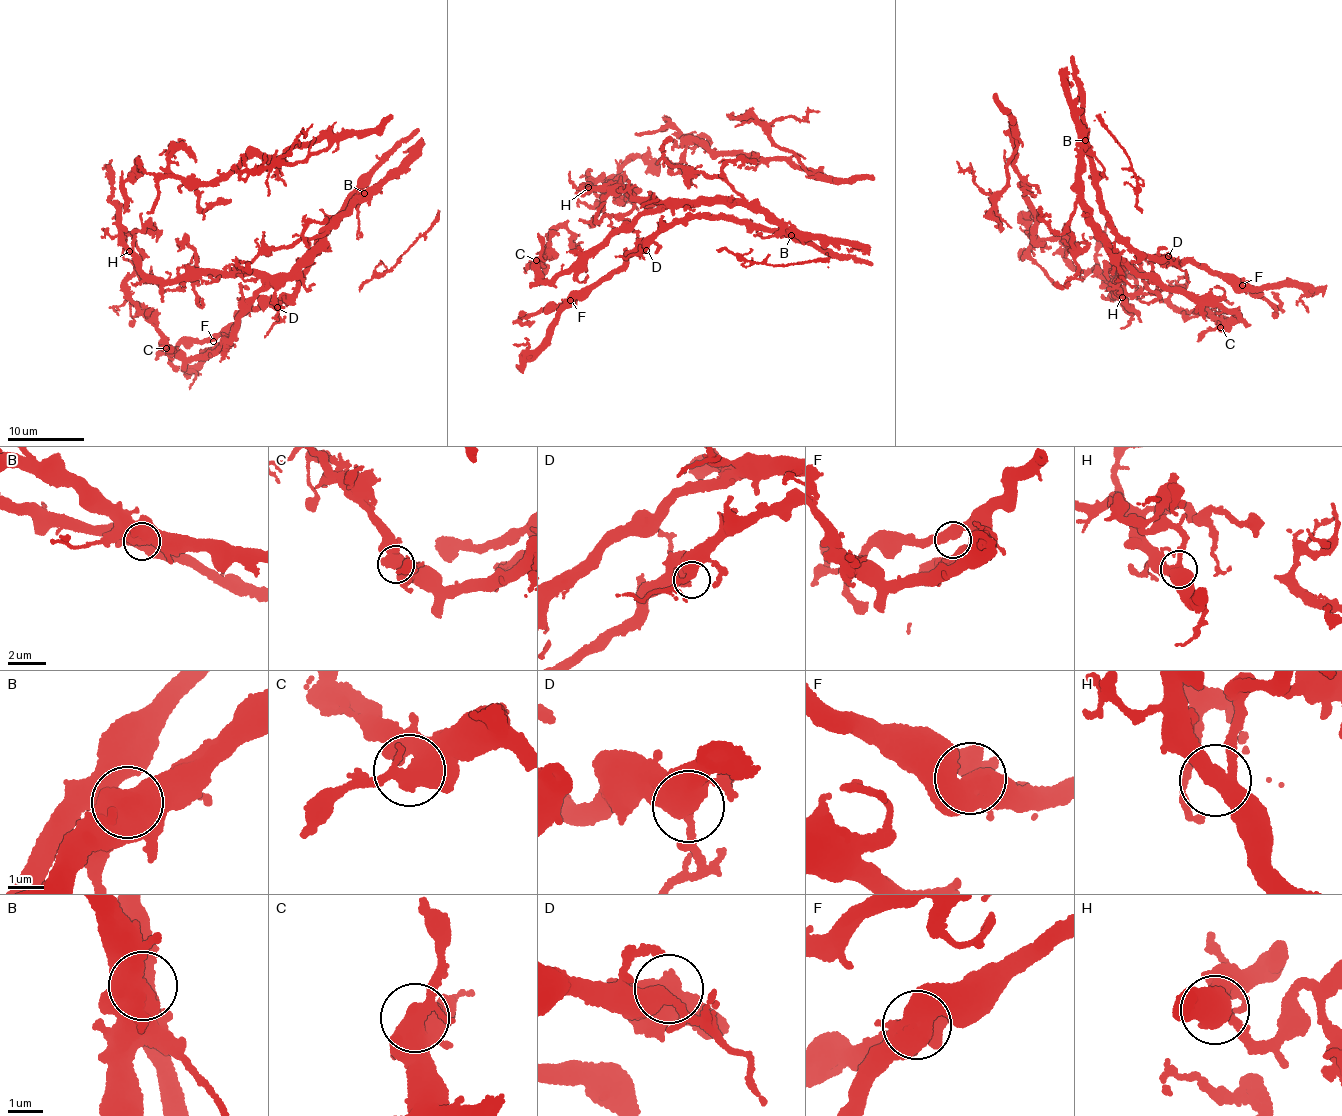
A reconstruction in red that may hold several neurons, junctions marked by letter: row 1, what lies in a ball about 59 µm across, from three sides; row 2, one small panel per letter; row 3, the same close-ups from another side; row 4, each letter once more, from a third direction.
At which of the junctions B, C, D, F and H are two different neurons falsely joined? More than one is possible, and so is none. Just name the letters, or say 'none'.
none

